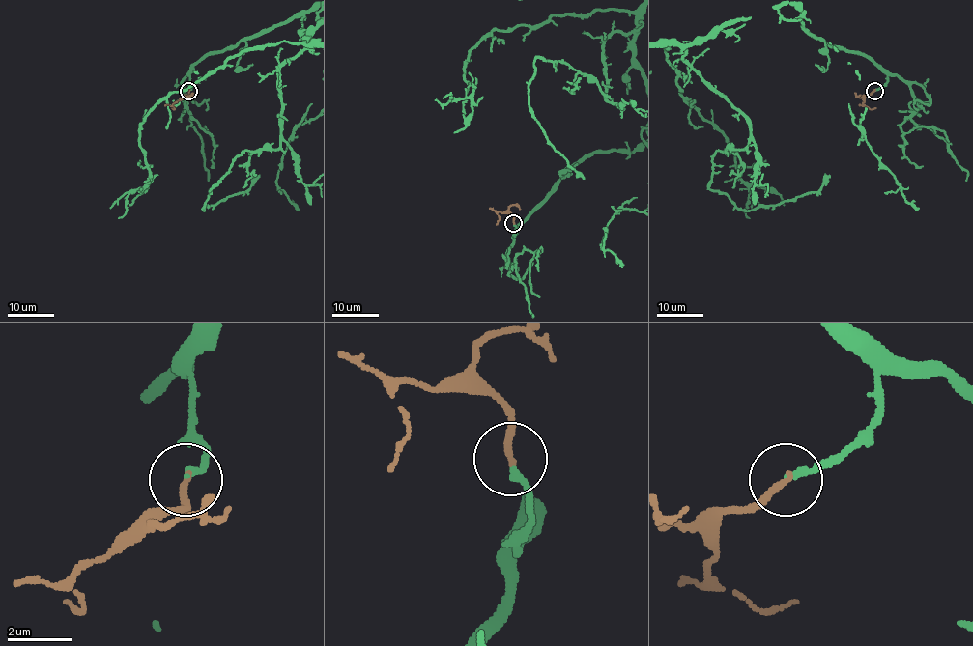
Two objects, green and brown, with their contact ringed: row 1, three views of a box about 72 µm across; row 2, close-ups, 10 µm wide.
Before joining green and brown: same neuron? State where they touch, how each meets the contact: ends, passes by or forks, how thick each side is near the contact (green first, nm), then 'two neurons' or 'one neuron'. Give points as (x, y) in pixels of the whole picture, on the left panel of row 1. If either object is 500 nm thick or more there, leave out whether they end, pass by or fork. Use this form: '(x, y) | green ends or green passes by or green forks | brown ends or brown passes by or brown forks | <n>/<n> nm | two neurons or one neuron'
(188, 91) | green ends | brown ends | 200/200 nm | one neuron

